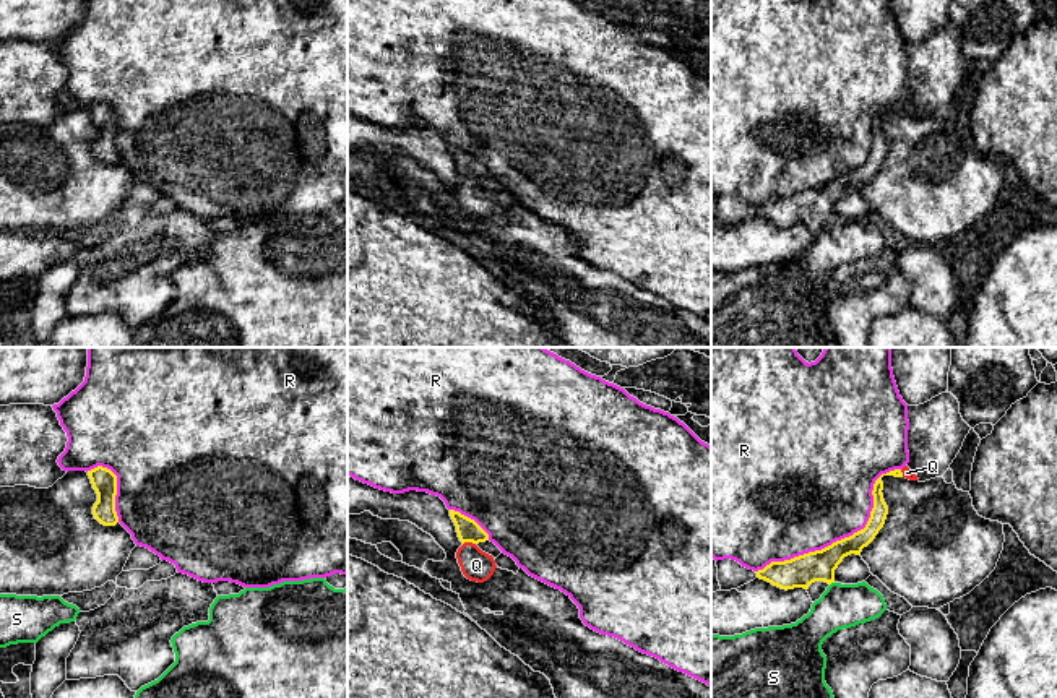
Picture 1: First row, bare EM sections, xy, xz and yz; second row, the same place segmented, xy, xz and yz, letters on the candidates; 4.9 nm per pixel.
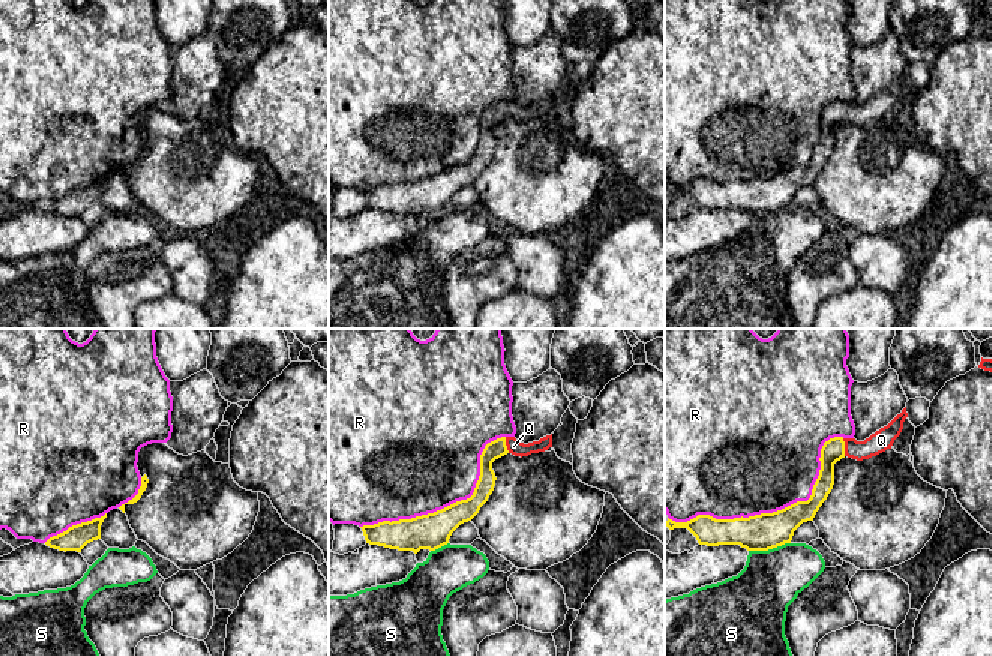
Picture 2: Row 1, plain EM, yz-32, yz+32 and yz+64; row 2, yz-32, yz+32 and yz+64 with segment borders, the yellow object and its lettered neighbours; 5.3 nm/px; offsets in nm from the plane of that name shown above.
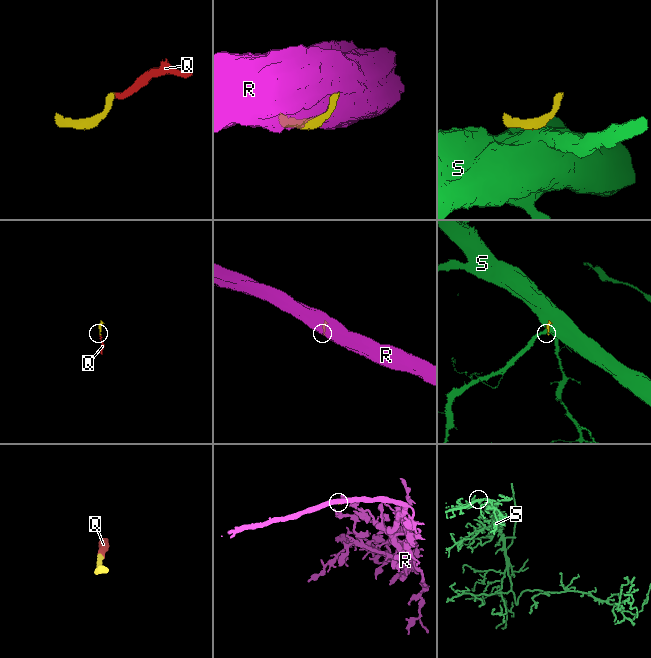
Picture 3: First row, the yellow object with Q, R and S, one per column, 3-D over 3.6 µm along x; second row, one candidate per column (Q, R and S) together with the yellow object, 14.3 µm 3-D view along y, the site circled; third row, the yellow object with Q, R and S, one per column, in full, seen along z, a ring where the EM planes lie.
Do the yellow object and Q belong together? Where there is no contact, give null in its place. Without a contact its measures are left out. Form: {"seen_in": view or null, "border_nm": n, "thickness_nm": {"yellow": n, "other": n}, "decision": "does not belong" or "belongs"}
{"seen_in": "xz", "border_nm": 60, "thickness_nm": {"yellow": 110, "other": 160}, "decision": "belongs"}

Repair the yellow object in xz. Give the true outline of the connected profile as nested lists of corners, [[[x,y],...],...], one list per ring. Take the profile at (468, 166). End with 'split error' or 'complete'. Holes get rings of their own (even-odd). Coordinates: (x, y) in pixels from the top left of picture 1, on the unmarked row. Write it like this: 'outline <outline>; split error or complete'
outline [[[450,146],[456,169],[463,182],[456,188],[463,211],[477,219],[487,218],[497,201],[492,192],[482,188],[477,180],[489,177],[489,170],[471,154],[459,148]]]; split error

